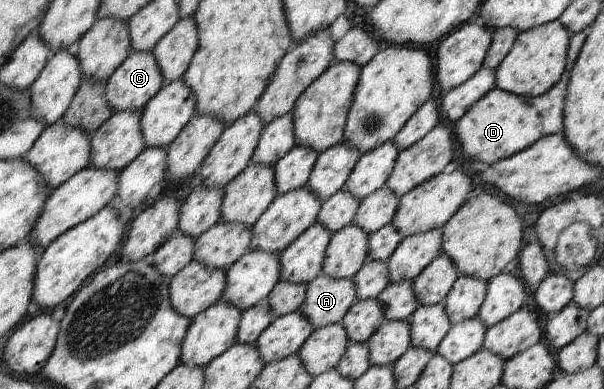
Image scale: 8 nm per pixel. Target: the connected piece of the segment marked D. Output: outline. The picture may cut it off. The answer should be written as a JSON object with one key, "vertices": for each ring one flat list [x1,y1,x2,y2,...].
{"vertices":[[588,30,571,35,567,52,568,63,563,77,547,93,530,98,495,88,479,98,456,123,456,129,454,129,454,136,460,142,464,156,490,166,527,149,542,137,563,130,563,110,570,72,573,69,572,64,576,62,587,35]]}

